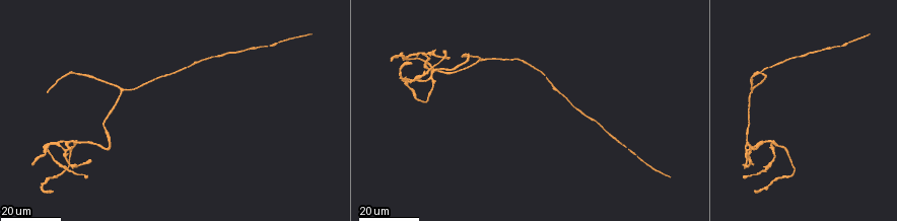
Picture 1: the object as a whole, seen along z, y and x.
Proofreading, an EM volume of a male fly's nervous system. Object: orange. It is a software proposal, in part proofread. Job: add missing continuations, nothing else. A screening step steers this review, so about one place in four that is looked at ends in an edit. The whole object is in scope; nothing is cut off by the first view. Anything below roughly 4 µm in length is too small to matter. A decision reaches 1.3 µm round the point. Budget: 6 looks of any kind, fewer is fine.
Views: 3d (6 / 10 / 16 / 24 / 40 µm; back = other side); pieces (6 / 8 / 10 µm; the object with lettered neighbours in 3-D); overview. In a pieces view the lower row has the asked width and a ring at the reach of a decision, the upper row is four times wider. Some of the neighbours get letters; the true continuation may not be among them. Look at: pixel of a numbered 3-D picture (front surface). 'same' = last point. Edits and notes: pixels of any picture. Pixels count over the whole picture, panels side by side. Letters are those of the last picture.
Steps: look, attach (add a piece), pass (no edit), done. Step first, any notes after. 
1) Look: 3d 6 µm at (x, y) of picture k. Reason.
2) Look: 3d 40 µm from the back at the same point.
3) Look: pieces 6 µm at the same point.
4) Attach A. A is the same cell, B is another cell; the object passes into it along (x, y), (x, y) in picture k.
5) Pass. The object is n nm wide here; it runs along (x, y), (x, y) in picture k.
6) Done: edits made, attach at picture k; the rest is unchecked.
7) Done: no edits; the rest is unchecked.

Look: 3d 24 µm at (311, 32) of picture 1.

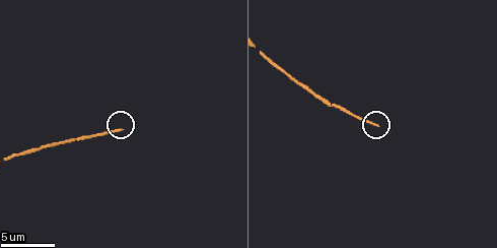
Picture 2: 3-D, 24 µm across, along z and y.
Look: pieces 8 µm at (120, 129) of picture 2.

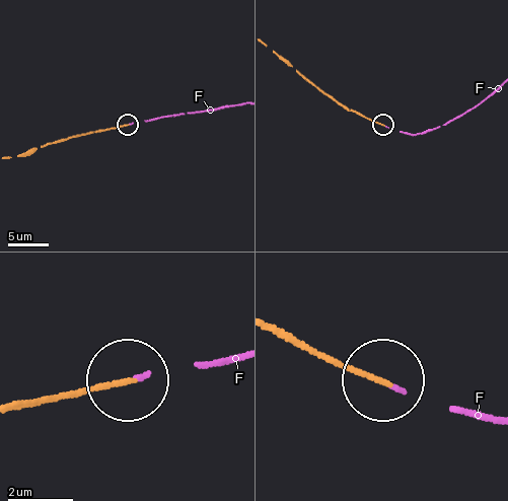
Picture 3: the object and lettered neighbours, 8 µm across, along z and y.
Attach F. F is the same cell; the object passes into it along (362, 115), (385, 127), (417, 135), (463, 115), (494, 91) in picture 3; the cell continues.

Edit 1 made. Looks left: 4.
Look: overview.

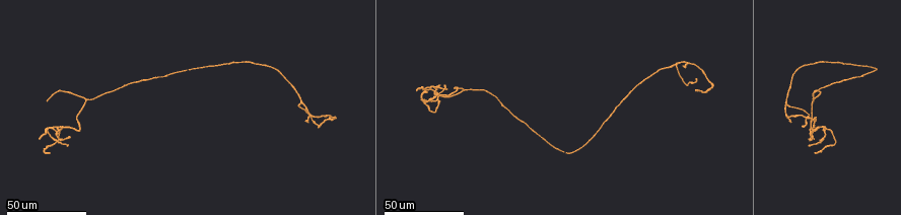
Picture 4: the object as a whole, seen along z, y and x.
Look: 3d 40 µm at (426, 92) of picture 4. An open end.

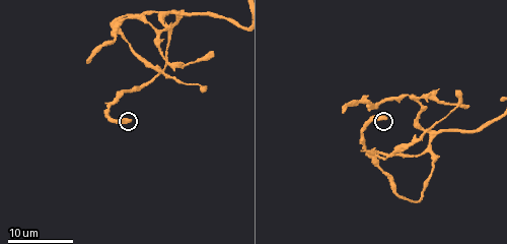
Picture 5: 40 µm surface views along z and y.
Look: pieces 8 µm at (383, 117) of picture 5. See the neighbours.

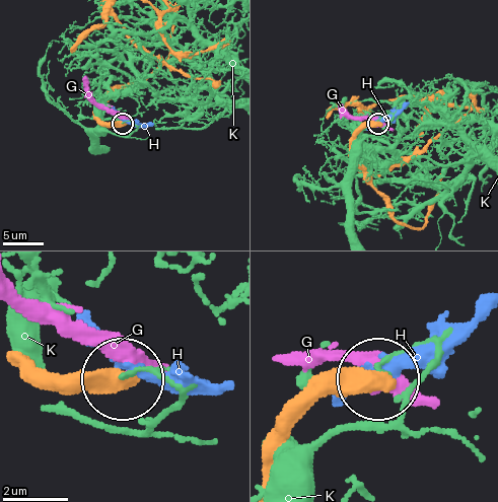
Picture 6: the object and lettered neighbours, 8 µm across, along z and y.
Pass. G, H and K are other cells; it runs along (25, 362), (63, 379), (118, 379) in picture 6; none of them fits.

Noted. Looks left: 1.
Done: edits made, attach at picture 3; the rest is unchecked.

